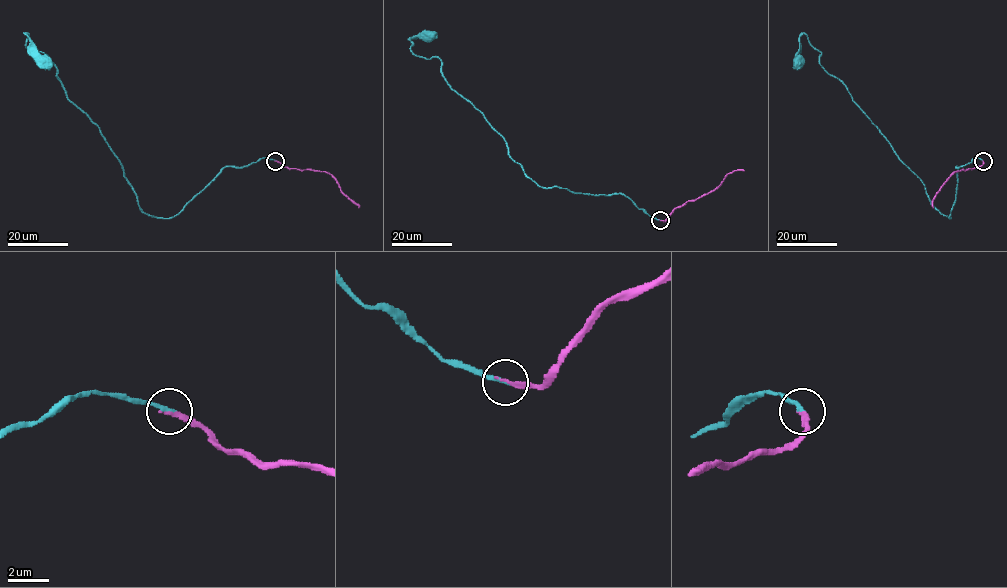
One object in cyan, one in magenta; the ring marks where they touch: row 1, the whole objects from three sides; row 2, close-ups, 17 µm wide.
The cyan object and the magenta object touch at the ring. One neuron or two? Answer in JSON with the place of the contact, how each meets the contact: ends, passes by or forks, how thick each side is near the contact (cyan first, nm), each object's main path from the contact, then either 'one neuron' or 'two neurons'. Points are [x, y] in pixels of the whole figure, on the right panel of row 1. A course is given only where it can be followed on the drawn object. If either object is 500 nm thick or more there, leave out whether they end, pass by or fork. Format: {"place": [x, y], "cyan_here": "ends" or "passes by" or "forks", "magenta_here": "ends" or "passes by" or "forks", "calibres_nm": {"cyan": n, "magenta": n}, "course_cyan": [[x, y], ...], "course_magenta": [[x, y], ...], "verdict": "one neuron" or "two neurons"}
{"place": [983, 161], "cyan_here": "ends", "magenta_here": "ends", "calibres_nm": {"cyan": 240, "magenta": 200}, "course_cyan": [[982, 160], [956, 166], [956, 200], [950, 218], [944, 216], [804, 33], [797, 69]], "course_magenta": [[982, 160], [983, 163], [973, 168], [955, 172], [936, 193], [933, 207]], "verdict": "one neuron"}

